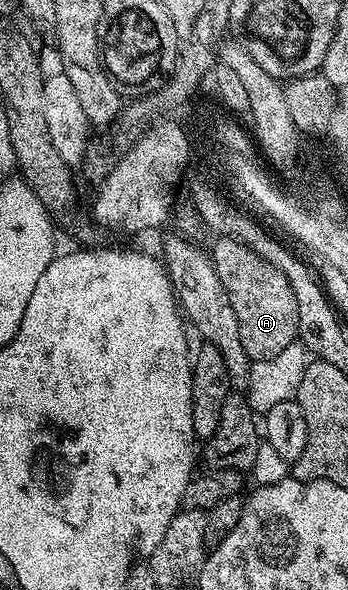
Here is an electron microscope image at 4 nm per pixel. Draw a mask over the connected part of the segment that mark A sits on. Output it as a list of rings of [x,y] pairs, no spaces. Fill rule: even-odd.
[[[222,237],[212,250],[214,268],[236,309],[240,321],[240,341],[244,341],[246,356],[252,361],[268,361],[282,350],[288,349],[299,338],[297,299],[285,274],[264,260],[241,238]]]

